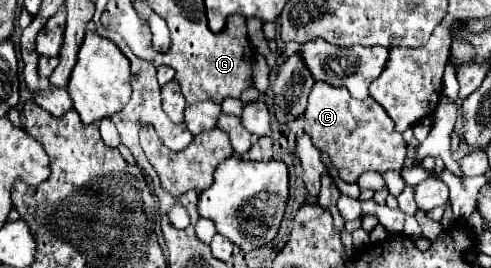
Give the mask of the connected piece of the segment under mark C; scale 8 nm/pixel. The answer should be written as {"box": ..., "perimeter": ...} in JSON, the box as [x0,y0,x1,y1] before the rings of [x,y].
{"box":[303,81,407,183],"perimeter":[[[317,81],[309,93],[303,121],[305,133],[311,137],[313,145],[321,153],[329,155],[345,183],[357,183],[365,171],[385,173],[391,169],[403,169],[407,143],[401,133],[395,131],[395,125],[385,109],[371,97],[365,101],[355,101],[345,87],[333,87],[325,81]]]}

